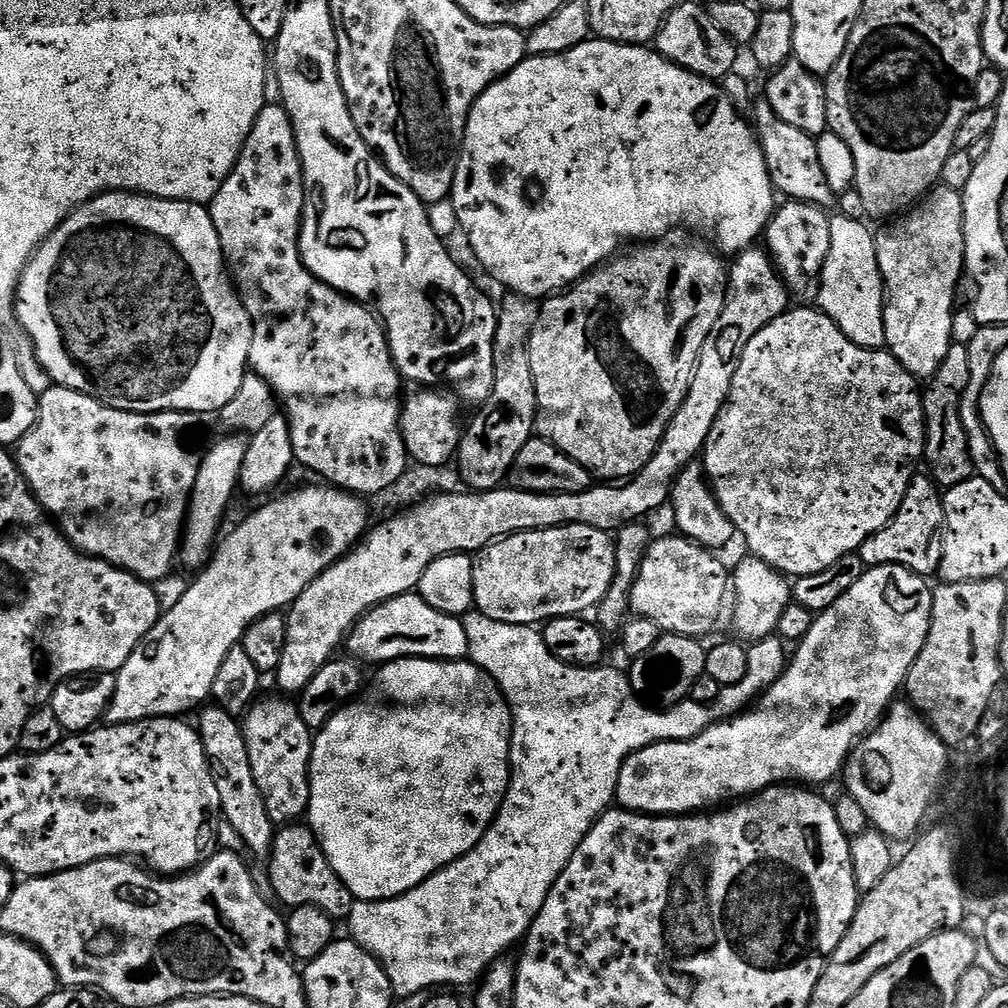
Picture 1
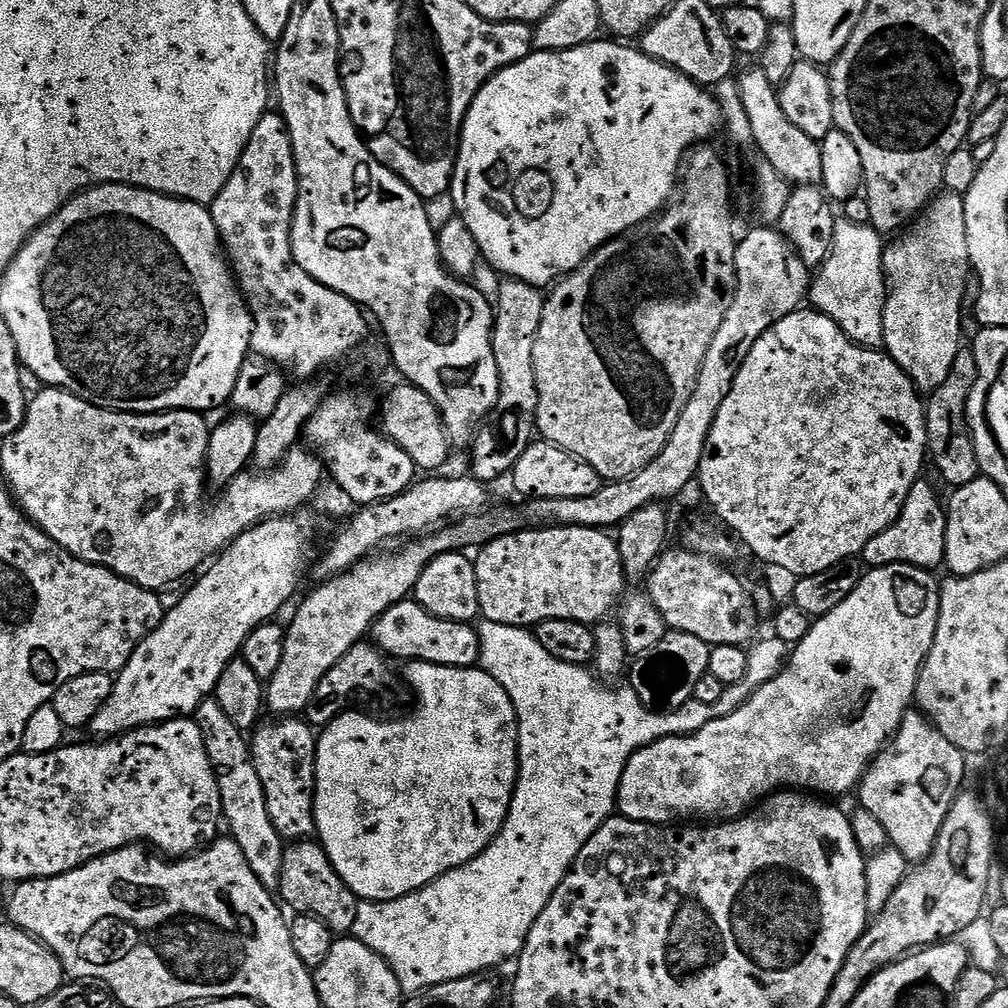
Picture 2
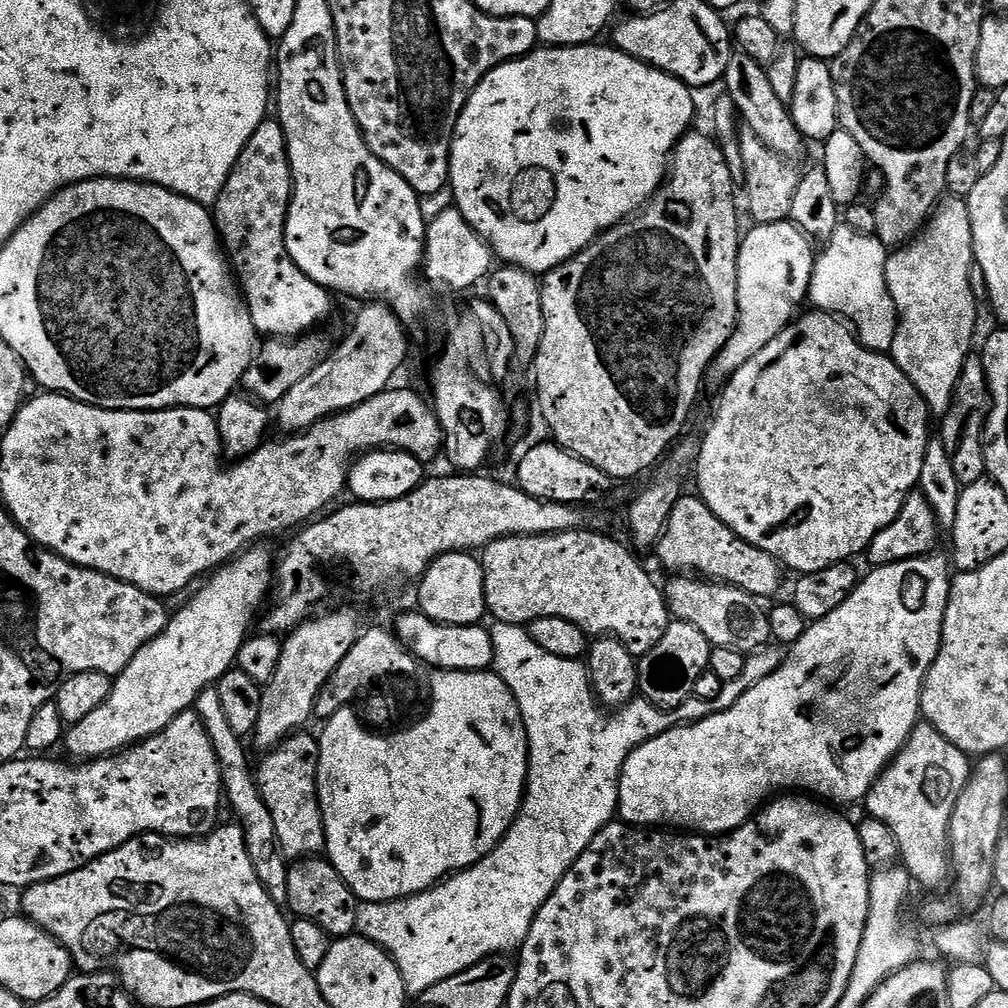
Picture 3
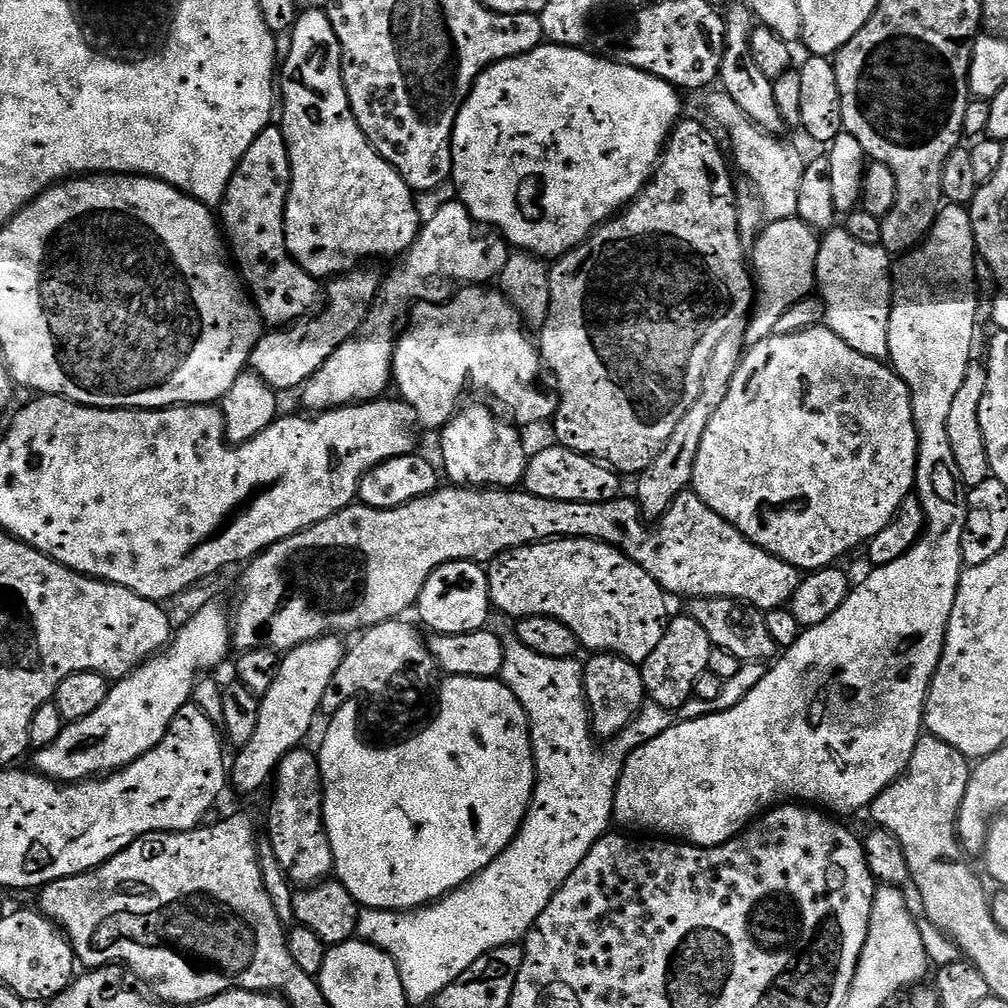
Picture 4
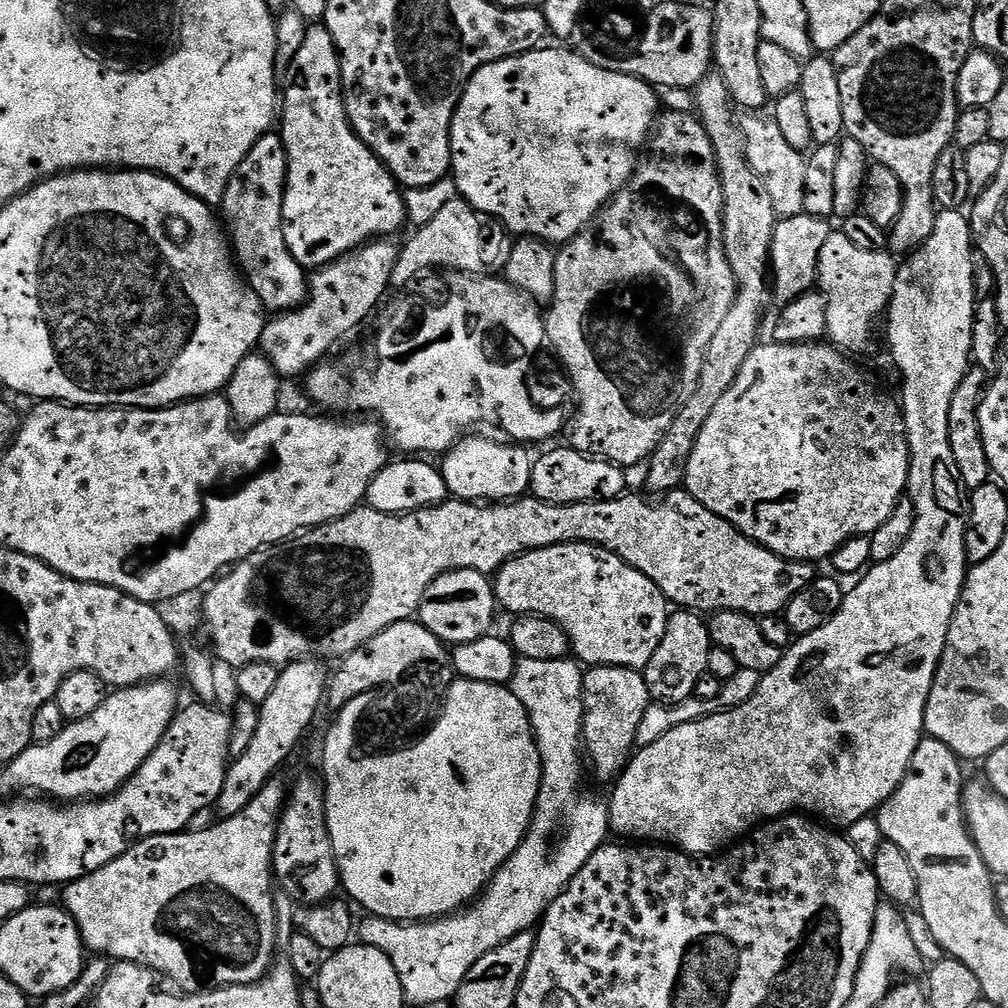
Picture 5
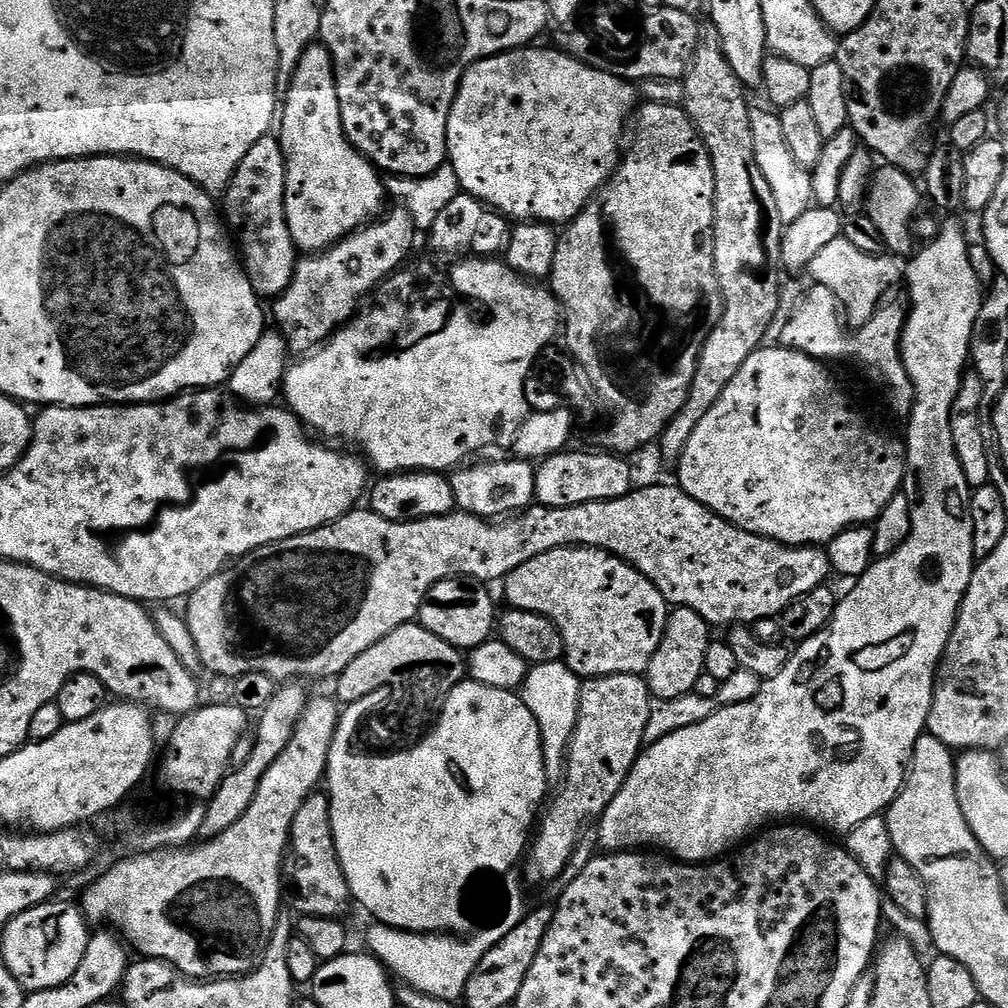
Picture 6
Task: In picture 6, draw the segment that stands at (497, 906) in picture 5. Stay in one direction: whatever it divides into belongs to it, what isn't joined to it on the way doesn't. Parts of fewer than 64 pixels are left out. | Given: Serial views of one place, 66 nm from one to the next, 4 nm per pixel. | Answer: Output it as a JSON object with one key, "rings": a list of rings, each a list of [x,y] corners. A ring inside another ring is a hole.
{"rings":[[[563,662],[555,664],[534,664],[528,669],[518,695],[524,699],[530,714],[540,727],[544,743],[544,769],[549,777],[556,778],[564,771],[564,758],[568,749],[568,739],[576,725],[576,701],[578,699],[578,678]],[[512,884],[508,888],[508,901],[500,912],[500,921],[490,925],[489,928],[477,927],[471,935],[461,939],[464,940],[461,944],[456,941],[459,939],[448,934],[403,932],[379,922],[369,923],[364,940],[368,943],[367,951],[375,956],[397,981],[400,979],[401,985],[434,998],[459,1001],[464,991],[464,983],[470,978],[478,962],[482,962],[487,952],[510,930],[514,930],[514,926],[518,926],[518,922],[523,920],[525,915],[524,896],[520,893],[519,886]]]}

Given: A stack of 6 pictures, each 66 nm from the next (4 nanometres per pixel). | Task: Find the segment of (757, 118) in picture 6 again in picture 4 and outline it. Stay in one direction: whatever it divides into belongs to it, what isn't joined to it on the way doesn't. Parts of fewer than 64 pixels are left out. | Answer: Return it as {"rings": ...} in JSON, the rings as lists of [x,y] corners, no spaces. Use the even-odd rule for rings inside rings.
{"rings":[[[714,90],[706,100],[706,110],[710,117],[724,128],[730,138],[733,163],[752,182],[751,187],[760,200],[764,219],[767,223],[793,219],[798,208],[799,187],[805,173],[806,160],[792,146],[780,142],[773,133],[757,126],[742,110],[734,98],[722,90]]]}

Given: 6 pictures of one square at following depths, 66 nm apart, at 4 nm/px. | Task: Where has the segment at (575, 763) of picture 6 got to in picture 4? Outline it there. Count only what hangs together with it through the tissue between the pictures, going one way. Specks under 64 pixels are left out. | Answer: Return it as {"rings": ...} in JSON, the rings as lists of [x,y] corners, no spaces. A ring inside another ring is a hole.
{"rings":[[[612,652],[592,654],[583,661],[584,698],[588,705],[588,714],[592,731],[597,737],[615,738],[624,728],[641,715],[646,704],[646,693],[642,674],[637,665]],[[641,707],[641,708],[640,708]]]}

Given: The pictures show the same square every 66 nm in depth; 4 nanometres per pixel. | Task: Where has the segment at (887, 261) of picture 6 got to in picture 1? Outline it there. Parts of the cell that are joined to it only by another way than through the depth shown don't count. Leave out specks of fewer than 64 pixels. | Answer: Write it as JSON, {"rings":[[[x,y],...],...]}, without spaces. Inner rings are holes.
{"rings":[[[839,214],[833,215],[831,221],[830,254],[820,272],[818,281],[820,293],[817,294],[817,302],[815,301],[815,303],[818,305],[819,311],[829,316],[838,326],[838,330],[842,330],[842,334],[846,334],[846,338],[850,338],[850,342],[863,348],[883,349],[886,338],[886,326],[884,325],[884,297],[886,293],[884,279],[876,257],[876,237],[873,229],[868,229],[869,225],[864,220],[855,220]]]}

